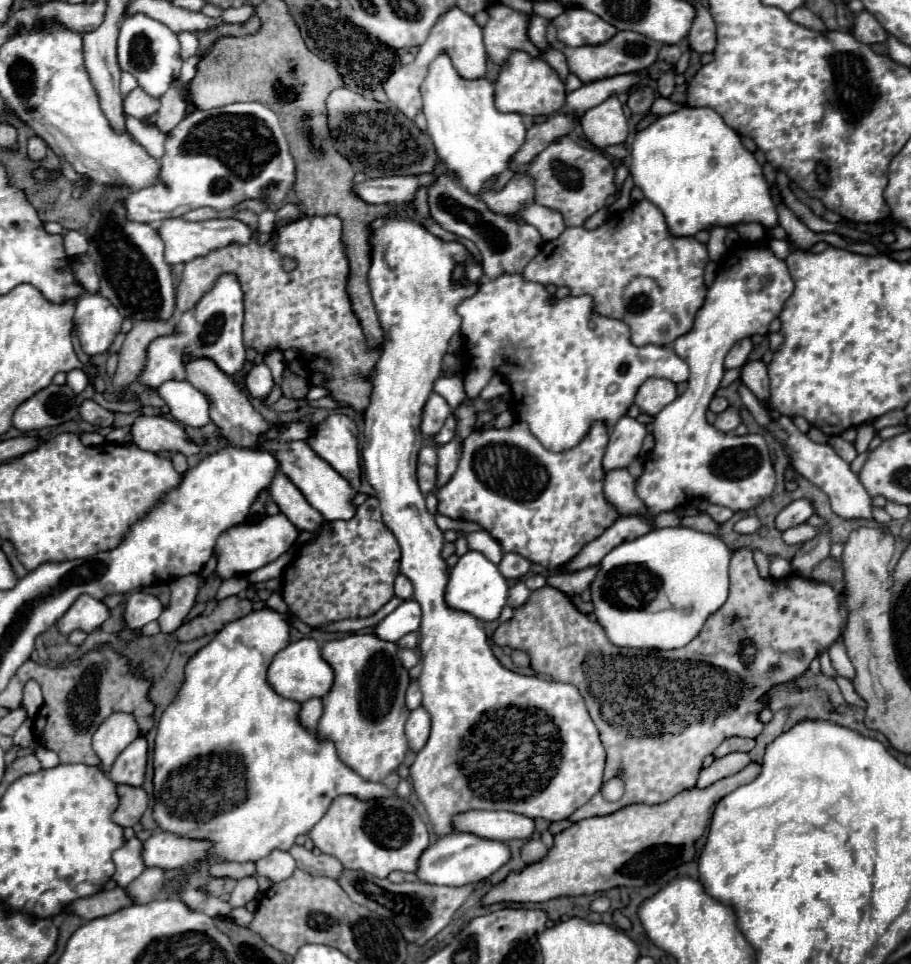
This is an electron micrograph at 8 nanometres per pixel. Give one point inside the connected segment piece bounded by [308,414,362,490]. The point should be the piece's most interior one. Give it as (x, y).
(336, 440)

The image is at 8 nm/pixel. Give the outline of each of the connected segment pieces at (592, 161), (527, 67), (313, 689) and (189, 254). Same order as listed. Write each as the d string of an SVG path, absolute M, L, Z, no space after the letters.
M570 136L554 140L526 168L526 174L534 180L534 202L560 212L566 226L582 226L594 212L606 206L606 198L618 192L614 172L612 162L600 150L584 148Z
M522 50L510 52L508 60L500 66L494 88L494 104L500 112L518 112L526 116L552 116L566 98L564 82L560 80L558 72L544 58L530 56Z
M302 638L288 644L284 650L276 654L268 668L268 682L280 696L296 702L306 702L312 698L324 698L330 692L334 684L334 670L322 658L318 642L314 638Z
M228 216L228 218L214 218L214 220L202 220L202 222L184 222L182 218L170 218L160 226L160 236L166 244L166 262L178 264L178 262L190 262L192 258L206 256L212 250L226 248L230 244L250 244L254 240L254 228L244 224L242 220Z

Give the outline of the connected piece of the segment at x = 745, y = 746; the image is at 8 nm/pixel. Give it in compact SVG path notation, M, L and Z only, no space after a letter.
M730 738L724 740L716 750L740 750L740 752L748 752L754 748L754 740L746 740L746 738Z

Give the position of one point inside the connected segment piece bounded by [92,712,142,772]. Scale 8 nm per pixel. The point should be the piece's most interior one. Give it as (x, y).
(119, 729)

